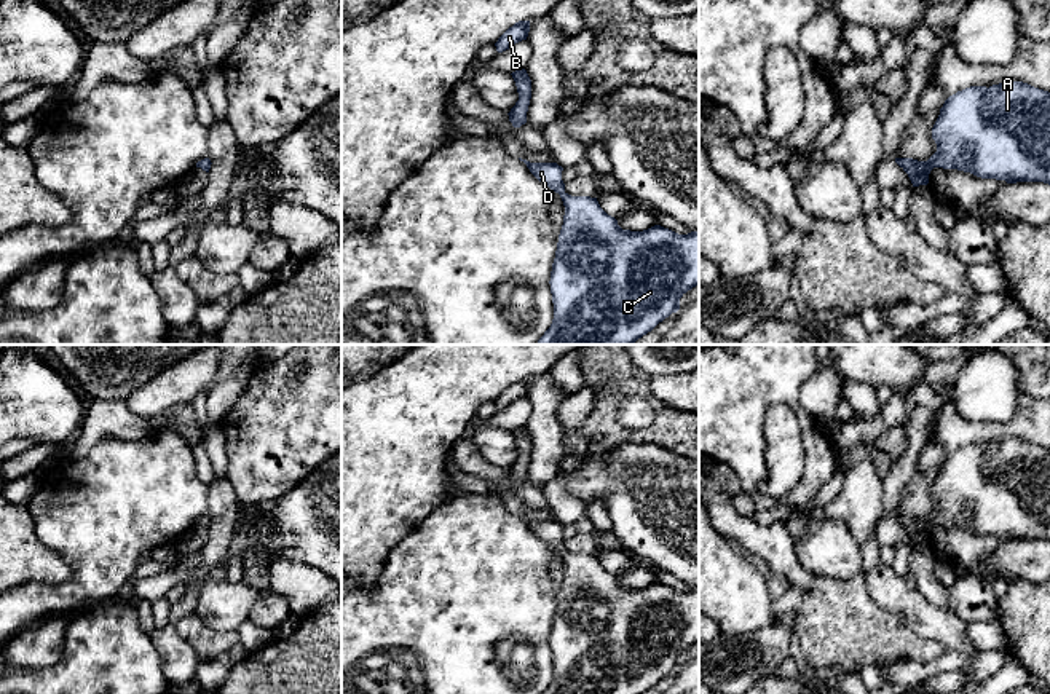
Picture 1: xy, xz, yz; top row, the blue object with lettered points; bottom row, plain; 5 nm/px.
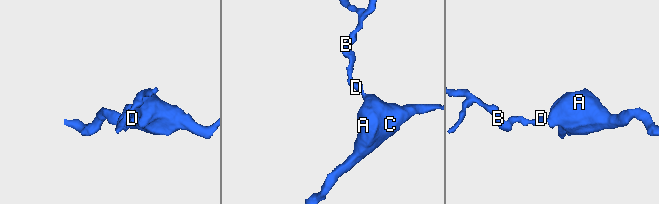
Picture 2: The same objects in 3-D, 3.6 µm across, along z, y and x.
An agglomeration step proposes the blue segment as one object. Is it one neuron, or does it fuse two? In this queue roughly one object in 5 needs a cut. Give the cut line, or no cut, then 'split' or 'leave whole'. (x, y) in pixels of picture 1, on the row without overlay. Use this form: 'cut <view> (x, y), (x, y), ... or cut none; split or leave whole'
cut none; leave whole

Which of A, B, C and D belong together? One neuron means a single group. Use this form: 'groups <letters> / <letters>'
groups A B C D

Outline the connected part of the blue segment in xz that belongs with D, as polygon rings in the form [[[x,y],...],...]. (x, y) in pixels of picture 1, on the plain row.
[[[519,517],[539,539],[559,550],[565,563],[549,638],[554,676],[543,694],[643,694],[680,667],[680,656],[699,641],[699,589],[678,592],[661,582],[643,589],[622,587],[618,578],[600,565],[597,555],[571,554],[565,549],[562,523]]]

